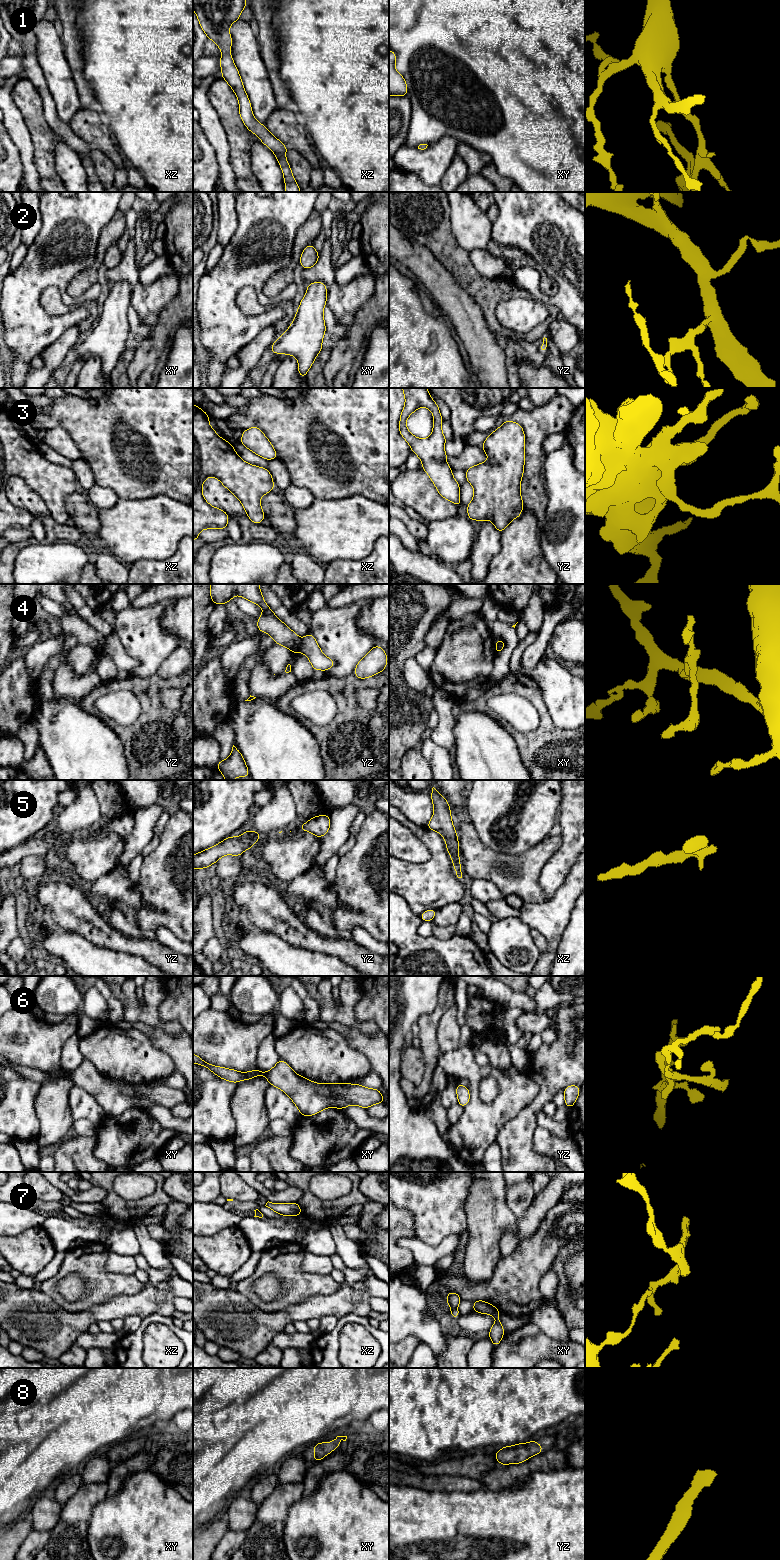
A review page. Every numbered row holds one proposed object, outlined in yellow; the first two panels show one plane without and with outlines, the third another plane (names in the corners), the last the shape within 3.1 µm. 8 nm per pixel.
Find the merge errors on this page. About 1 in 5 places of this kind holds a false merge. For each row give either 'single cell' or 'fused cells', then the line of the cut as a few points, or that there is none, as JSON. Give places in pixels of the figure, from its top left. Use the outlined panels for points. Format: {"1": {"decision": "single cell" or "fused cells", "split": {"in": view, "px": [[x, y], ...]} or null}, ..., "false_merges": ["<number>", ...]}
{"1": {"decision": "single cell", "split": null}, "2": {"decision": "single cell", "split": null}, "3": {"decision": "single cell", "split": null}, "4": {"decision": "fused cells", "split": {"in": "yz", "px": [[302, 639], [298, 651]]}}, "5": {"decision": "single cell", "split": null}, "6": {"decision": "single cell", "split": null}, "7": {"decision": "fused cells", "split": {"in": "xy", "px": [[456, 1307], [451, 1309]]}}, "8": {"decision": "single cell", "split": null}, "false_merges": ["4", "7"]}

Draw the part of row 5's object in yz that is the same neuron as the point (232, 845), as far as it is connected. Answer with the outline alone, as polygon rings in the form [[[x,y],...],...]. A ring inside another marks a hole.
[[[254,830],[245,831],[240,837],[232,835],[222,842],[193,855],[193,868],[195,870],[204,868],[216,863],[224,855],[241,856],[244,850],[250,850],[260,837]]]

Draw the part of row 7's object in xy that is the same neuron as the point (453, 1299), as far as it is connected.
[[[449,1292],[446,1294],[447,1297],[447,1305],[449,1305],[452,1308],[457,1308],[459,1303],[462,1301],[459,1294],[455,1292]]]

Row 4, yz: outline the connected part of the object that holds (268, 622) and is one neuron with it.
[[[259,584],[210,585],[210,596],[214,604],[226,605],[235,595],[239,595],[263,609],[263,613],[257,620],[259,631],[269,634],[273,638],[274,643],[285,646],[293,653],[297,654],[299,652],[302,639],[269,608],[262,596]]]

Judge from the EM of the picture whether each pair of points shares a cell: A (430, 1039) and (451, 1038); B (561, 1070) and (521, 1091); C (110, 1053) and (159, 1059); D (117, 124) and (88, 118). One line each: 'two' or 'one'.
A: two
B: two
C: one
D: two

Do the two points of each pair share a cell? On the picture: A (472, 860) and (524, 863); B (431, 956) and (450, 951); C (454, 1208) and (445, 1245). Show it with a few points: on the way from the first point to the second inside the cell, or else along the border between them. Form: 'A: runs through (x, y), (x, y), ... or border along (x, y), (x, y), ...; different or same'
A: runs through (485, 861), (506, 861), (511, 863); same
B: runs through (436, 956), (445, 956); same
C: border along (464, 1235), (449, 1234), (436, 1246), (425, 1244); different

